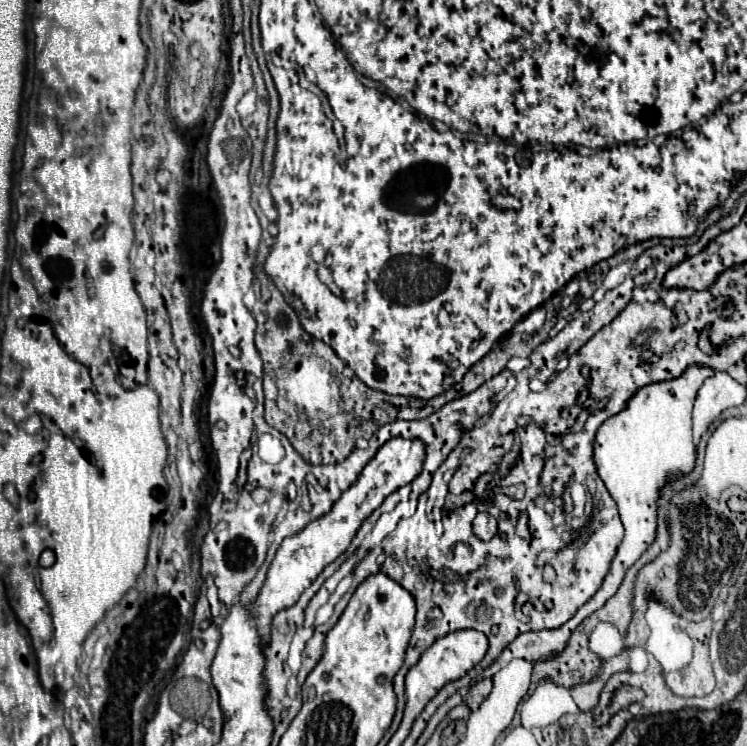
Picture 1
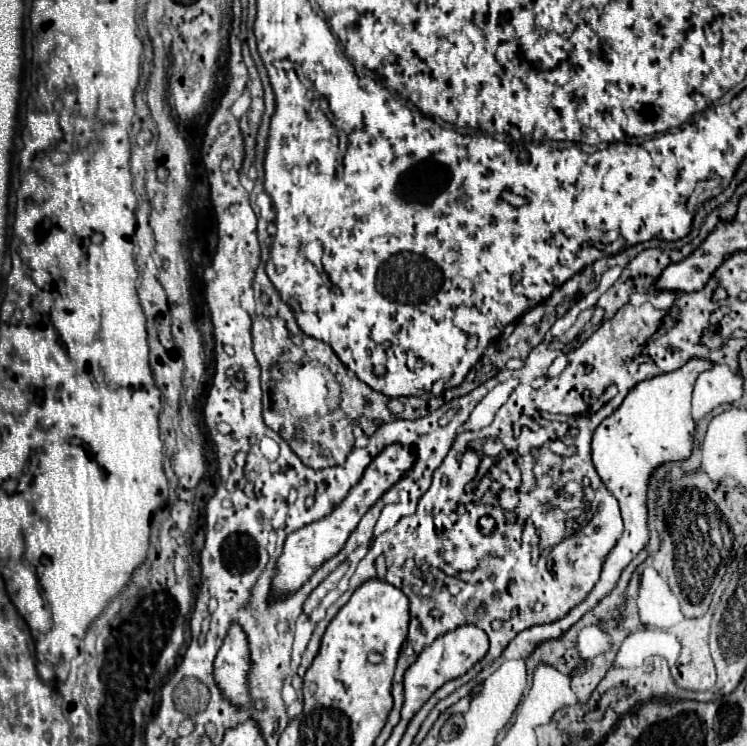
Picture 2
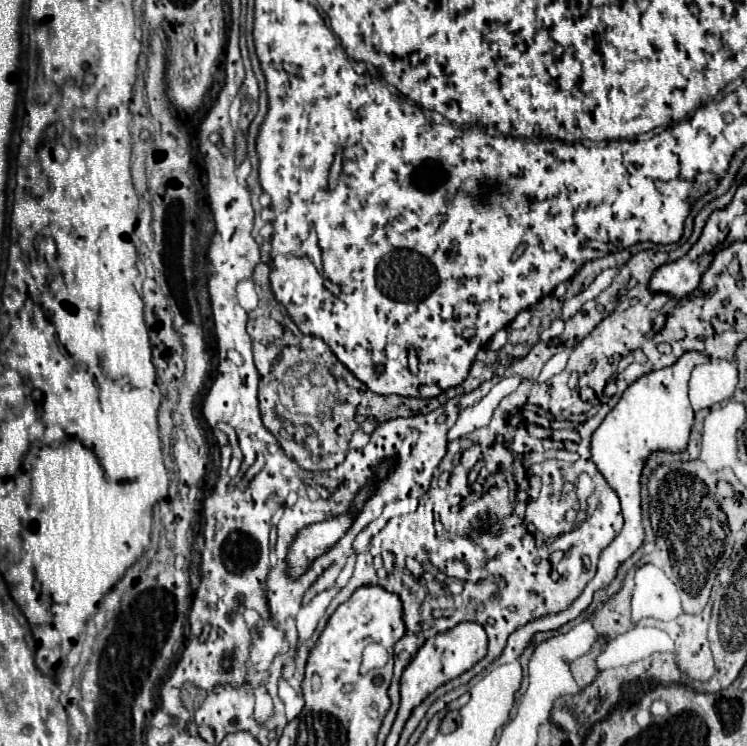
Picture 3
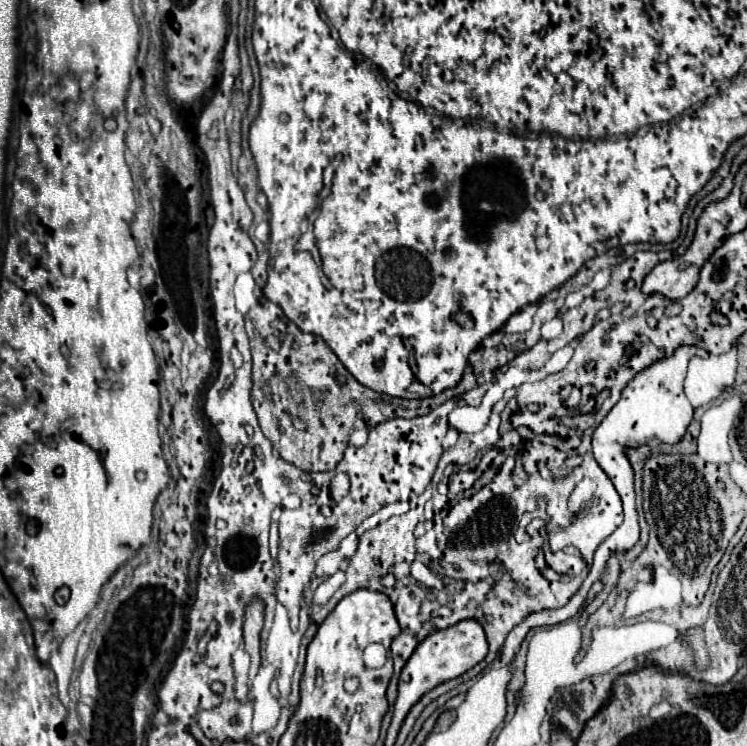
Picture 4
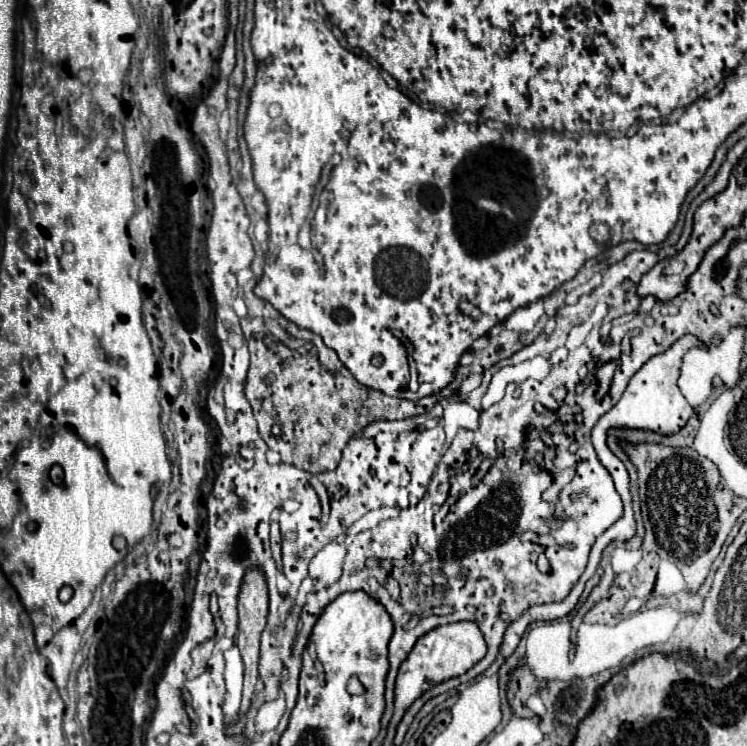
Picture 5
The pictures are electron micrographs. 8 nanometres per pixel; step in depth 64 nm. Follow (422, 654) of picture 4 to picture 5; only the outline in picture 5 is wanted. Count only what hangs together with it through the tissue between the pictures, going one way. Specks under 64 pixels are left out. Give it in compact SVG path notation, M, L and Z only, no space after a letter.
M454 622L454 624L438 626L438 628L432 628L430 632L426 632L424 636L420 636L416 640L414 648L408 652L406 660L400 664L400 670L396 676L396 688L394 688L394 694L396 694L394 716L392 716L388 728L396 728L400 718L408 710L408 706L416 698L420 698L426 690L430 690L432 686L444 682L448 678L462 676L476 662L480 662L484 658L484 654L486 654L486 642L474 622Z

